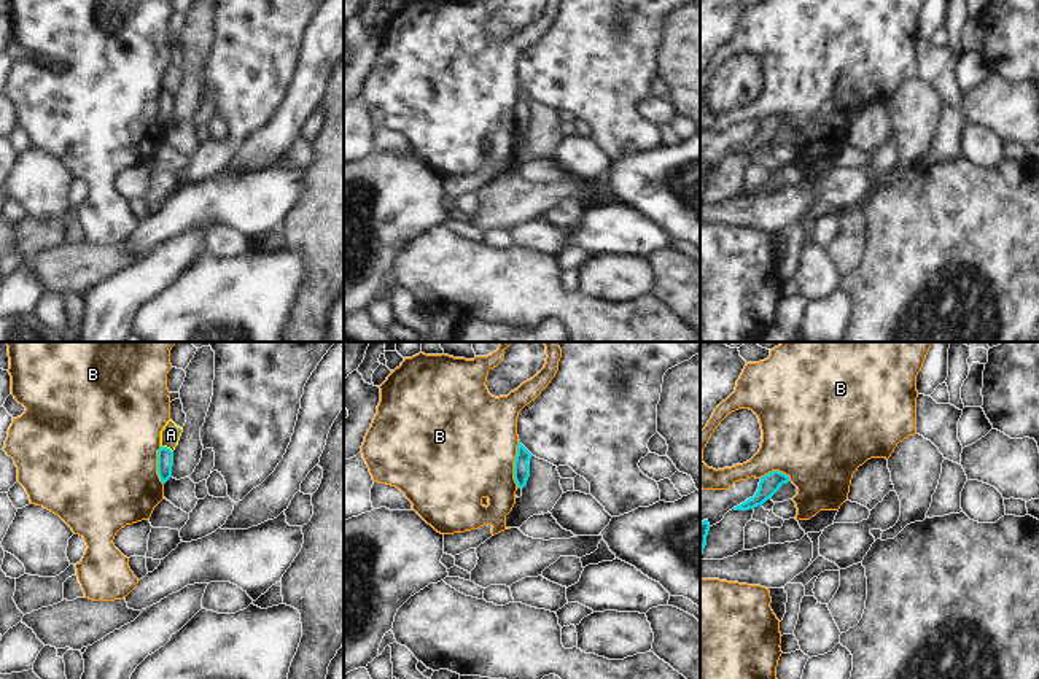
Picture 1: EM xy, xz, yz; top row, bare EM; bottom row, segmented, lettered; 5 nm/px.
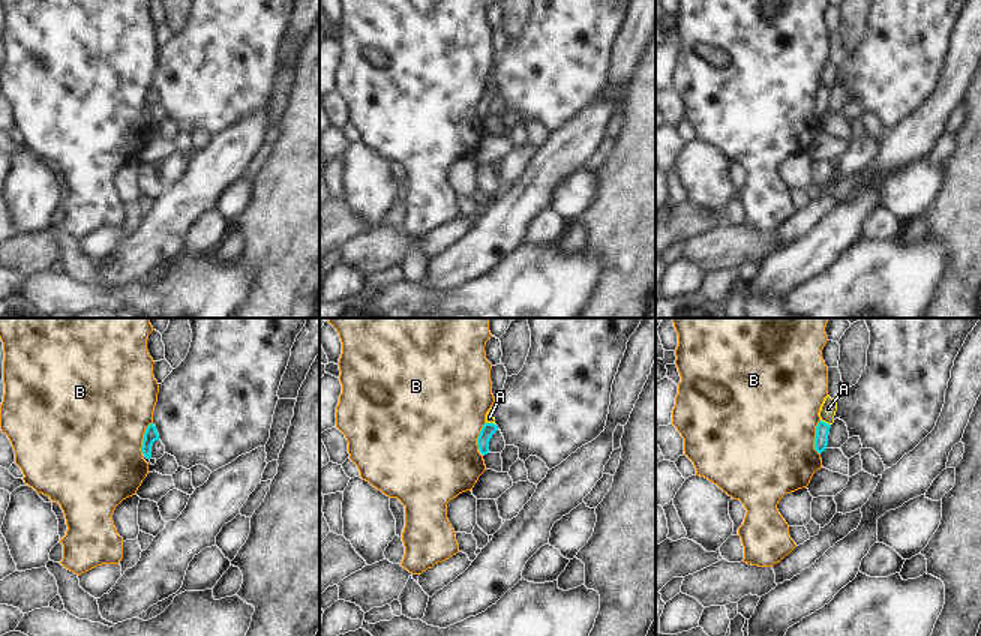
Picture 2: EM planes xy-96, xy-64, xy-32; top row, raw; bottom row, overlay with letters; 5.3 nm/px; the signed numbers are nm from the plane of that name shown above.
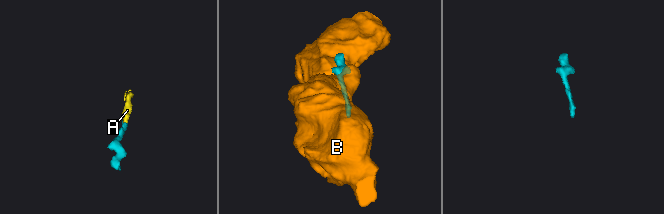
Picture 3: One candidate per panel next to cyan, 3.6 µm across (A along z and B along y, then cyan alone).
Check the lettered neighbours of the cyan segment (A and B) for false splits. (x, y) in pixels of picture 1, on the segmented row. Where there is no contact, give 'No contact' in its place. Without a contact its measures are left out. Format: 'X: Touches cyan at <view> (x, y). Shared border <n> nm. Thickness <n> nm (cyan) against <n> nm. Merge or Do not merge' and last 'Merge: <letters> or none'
A: Touches cyan at xy (166, 447). Shared border 80 nm. Thickness 80 nm (cyan) against 100 nm. Merge
B: Touches cyan at xz (514, 463). Shared border 240 nm. Thickness 80 nm (cyan) against 480 nm. Do not merge
Merge: A

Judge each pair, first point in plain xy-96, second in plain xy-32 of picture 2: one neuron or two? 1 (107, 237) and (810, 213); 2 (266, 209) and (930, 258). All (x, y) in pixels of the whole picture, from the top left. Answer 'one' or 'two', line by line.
1: one
2: two

